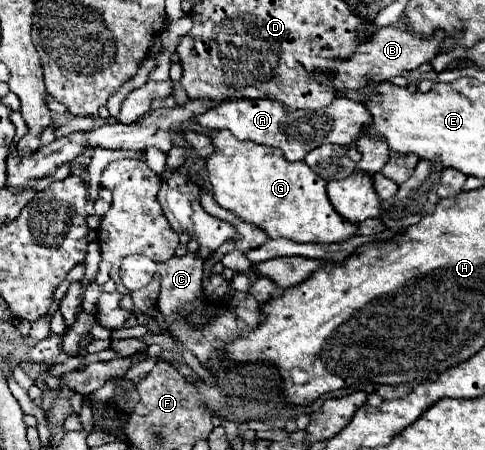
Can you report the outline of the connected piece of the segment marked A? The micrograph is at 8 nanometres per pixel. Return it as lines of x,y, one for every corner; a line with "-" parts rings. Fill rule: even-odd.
337,96
331,106
323,110
297,110
297,112
285,112
283,104
277,100
227,100
215,104
211,110
205,110
203,114
197,114
195,124
199,128
205,128
209,132
229,130
239,140
251,140
257,144
281,148
287,160
303,160
313,148
321,144
351,144
355,142
363,126
371,122
371,114
367,114
367,108
359,102
353,102
345,96

